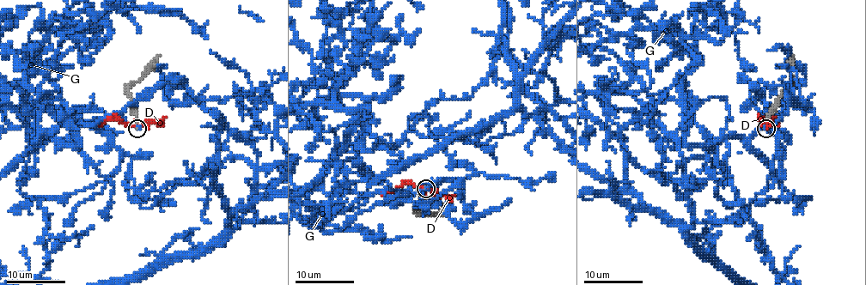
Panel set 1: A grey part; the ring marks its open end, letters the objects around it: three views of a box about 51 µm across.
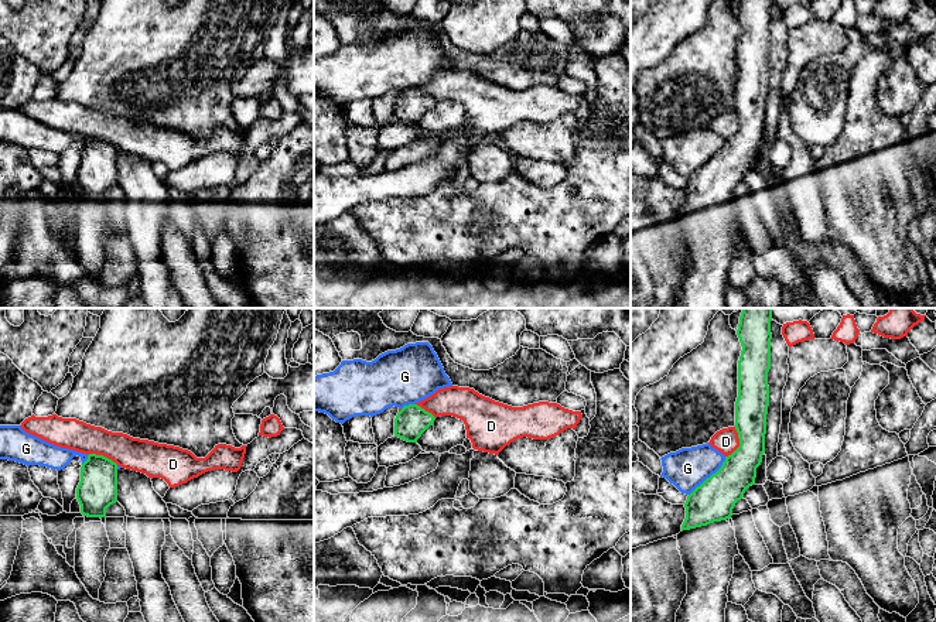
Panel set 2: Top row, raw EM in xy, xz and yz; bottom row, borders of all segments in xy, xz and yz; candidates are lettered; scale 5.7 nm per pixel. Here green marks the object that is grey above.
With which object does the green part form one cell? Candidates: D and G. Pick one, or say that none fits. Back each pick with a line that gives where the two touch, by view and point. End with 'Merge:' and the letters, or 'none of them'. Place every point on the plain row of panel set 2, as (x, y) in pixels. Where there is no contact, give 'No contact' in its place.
Merge: none of them

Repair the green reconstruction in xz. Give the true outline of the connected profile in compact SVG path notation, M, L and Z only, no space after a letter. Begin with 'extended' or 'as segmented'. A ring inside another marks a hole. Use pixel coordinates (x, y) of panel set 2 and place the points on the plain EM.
as segmented; M417 88L404 89L394 102L394 120L407 126L417 126L434 103L431 96Z

